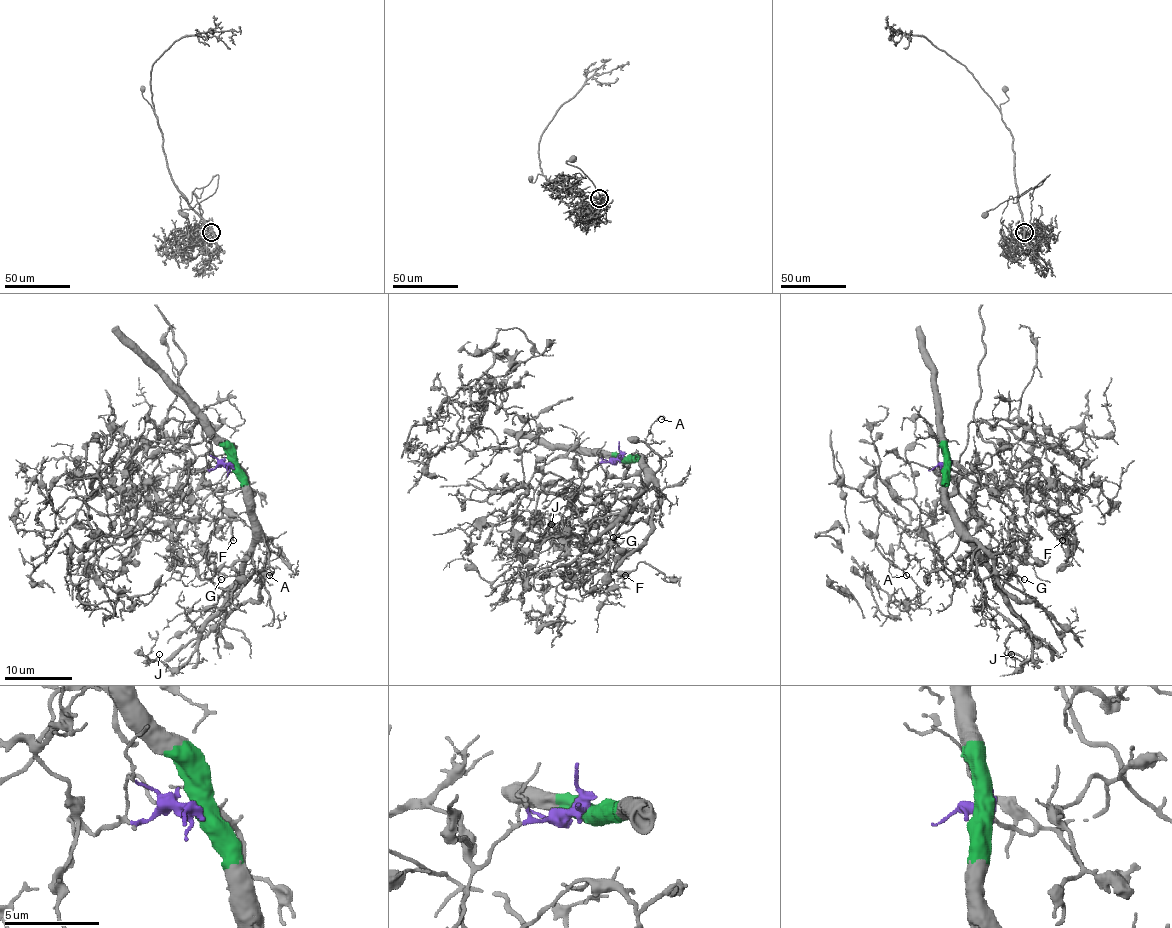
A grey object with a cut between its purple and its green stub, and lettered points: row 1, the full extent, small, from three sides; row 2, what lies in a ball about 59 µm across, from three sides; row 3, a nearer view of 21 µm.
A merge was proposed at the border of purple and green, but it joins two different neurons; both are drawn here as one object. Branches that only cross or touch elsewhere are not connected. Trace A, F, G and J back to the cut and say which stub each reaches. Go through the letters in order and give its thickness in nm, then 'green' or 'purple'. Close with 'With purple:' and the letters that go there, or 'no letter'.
A: 110 nm | green
F: 100 nm | purple
G: 140 nm | purple
J: 90 nm | green
With purple: F, G

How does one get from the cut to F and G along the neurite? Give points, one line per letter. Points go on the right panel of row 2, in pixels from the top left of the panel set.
F: (945, 465), (960, 473), (986, 468), (996, 451), (1018, 470), (1037, 467), (1067, 518), (1059, 518), (1062, 540)
G: (945, 465), (960, 473), (969, 472), (1016, 516), (1013, 519), (1016, 542), (1011, 570), (1023, 579)

